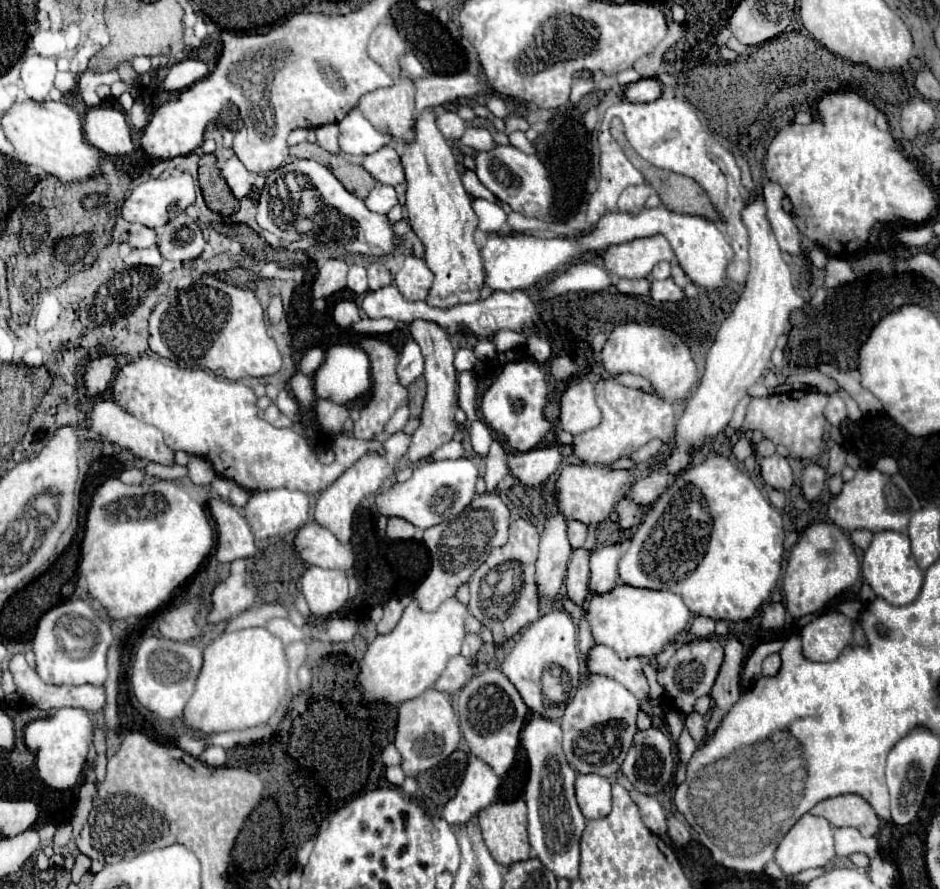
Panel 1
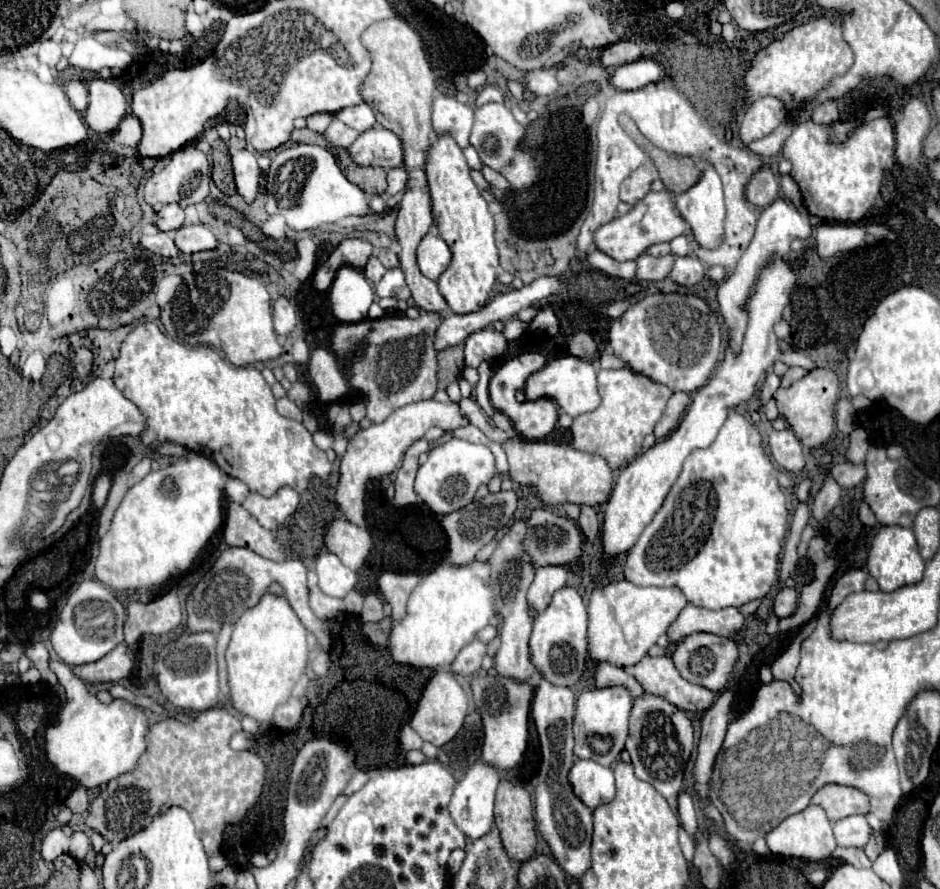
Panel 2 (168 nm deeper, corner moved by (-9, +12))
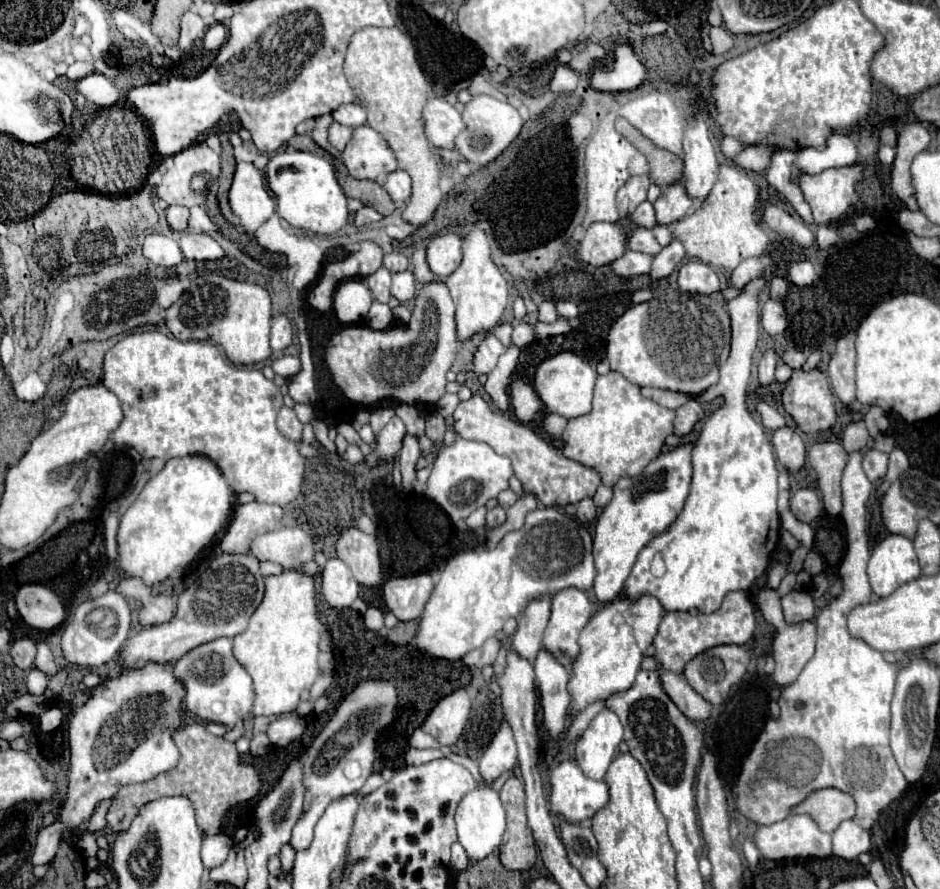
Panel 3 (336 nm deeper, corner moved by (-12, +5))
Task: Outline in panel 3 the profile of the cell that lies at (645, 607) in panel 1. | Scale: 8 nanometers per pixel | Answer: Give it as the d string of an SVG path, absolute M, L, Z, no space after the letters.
M641 597L635 603L629 599L615 599L593 615L579 635L581 653L571 665L571 679L567 683L571 695L571 717L595 701L605 701L613 693L623 693L633 687L643 651L653 643L659 619L663 619L663 615L663 607L653 597Z

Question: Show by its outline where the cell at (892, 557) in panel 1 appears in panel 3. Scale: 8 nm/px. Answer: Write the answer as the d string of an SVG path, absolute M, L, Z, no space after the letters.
M889 535L883 539L869 559L869 583L877 597L891 595L897 587L913 581L921 575L913 541L901 535Z

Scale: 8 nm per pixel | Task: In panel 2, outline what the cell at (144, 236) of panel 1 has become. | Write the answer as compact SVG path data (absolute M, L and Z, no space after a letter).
M168 204L156 212L156 228L162 232L178 230L184 224L184 210L178 204Z

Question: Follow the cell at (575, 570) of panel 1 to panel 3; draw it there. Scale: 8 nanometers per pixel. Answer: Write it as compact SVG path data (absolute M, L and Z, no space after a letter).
M589 497L581 499L577 503L577 517L581 523L591 523L597 517L597 507L593 505L593 501Z

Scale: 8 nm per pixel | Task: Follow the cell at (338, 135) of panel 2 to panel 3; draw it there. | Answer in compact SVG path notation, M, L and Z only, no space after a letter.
M331 123L329 125L329 143L337 149L337 151L343 151L343 147L347 145L347 139L351 139L351 129L341 125L341 123Z

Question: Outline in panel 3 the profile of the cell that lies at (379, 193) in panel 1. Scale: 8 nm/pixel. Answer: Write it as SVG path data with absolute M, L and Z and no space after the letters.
M397 169L385 177L383 189L393 201L407 201L411 197L411 177L407 175L407 171Z

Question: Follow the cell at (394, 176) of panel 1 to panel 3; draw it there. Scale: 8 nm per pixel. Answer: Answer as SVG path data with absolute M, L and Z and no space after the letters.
M369 125L353 129L353 137L343 151L343 163L355 179L377 179L397 169L397 159Z

